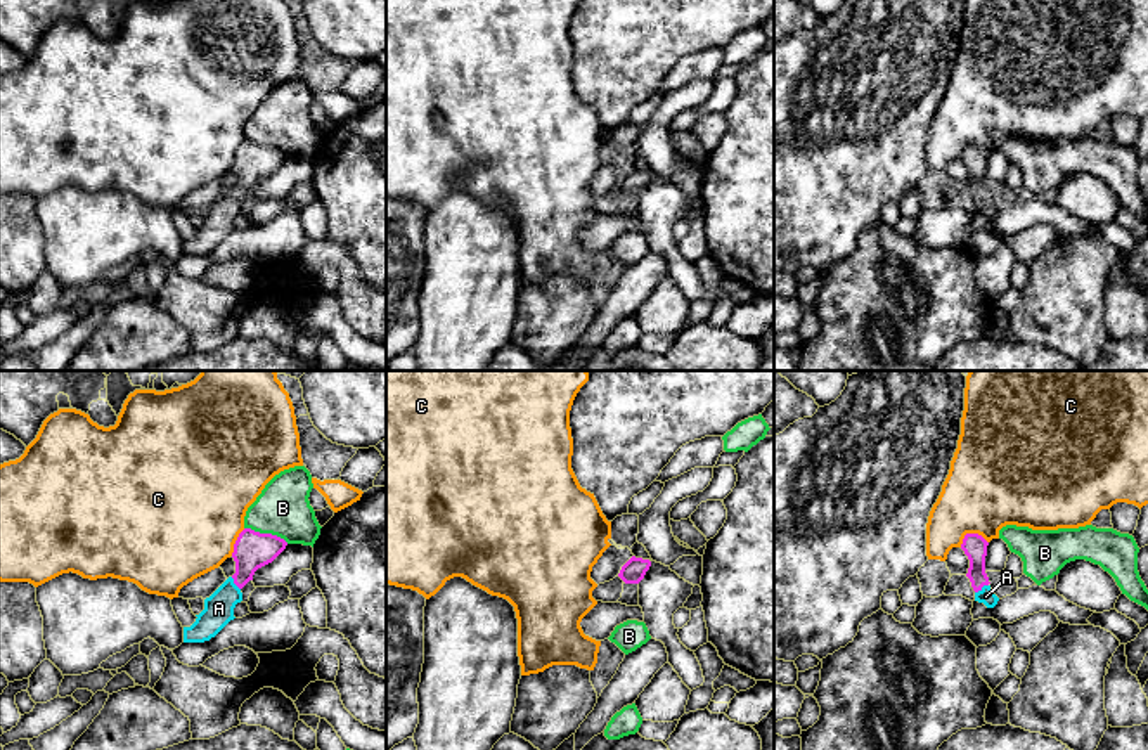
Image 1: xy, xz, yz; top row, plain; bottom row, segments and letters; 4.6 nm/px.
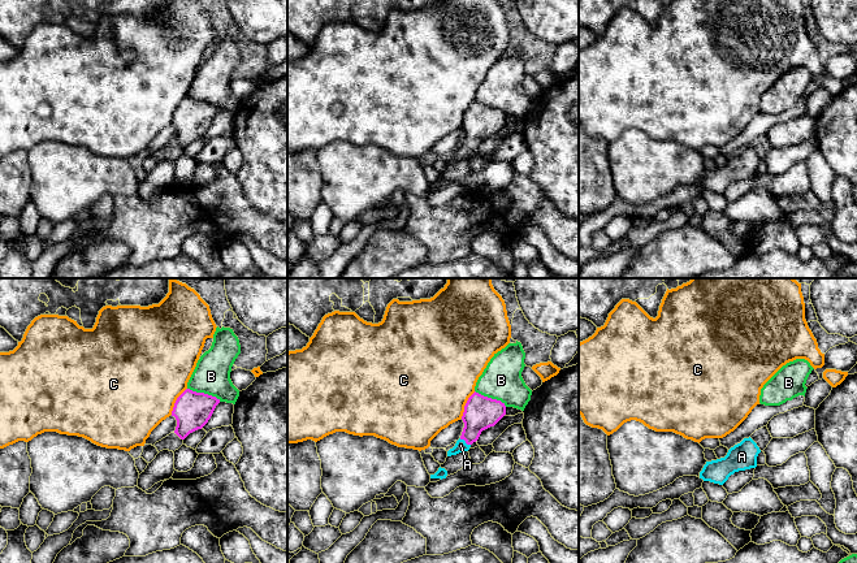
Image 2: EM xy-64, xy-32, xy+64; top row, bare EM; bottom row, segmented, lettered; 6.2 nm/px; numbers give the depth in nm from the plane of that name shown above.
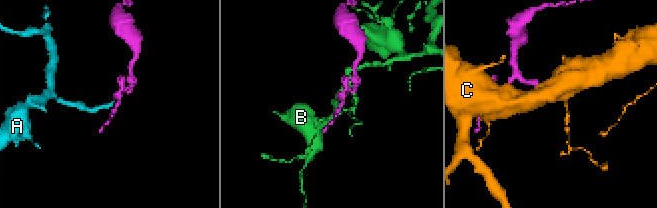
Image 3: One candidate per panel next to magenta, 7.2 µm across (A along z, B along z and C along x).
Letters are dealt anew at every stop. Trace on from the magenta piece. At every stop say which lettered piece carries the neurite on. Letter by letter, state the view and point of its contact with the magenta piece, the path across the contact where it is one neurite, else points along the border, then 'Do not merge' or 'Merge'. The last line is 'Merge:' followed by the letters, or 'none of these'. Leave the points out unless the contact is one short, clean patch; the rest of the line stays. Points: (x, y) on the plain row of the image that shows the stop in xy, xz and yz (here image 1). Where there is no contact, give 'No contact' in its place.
A: Touches magenta at yz (980, 200). Path across: yz (975, 158), (980, 200), (986, 208). Merge
B: Touches magenta at xy (267, 146). Do not merge
C: Touches magenta at yz (970, 146). Do not merge
Merge: A

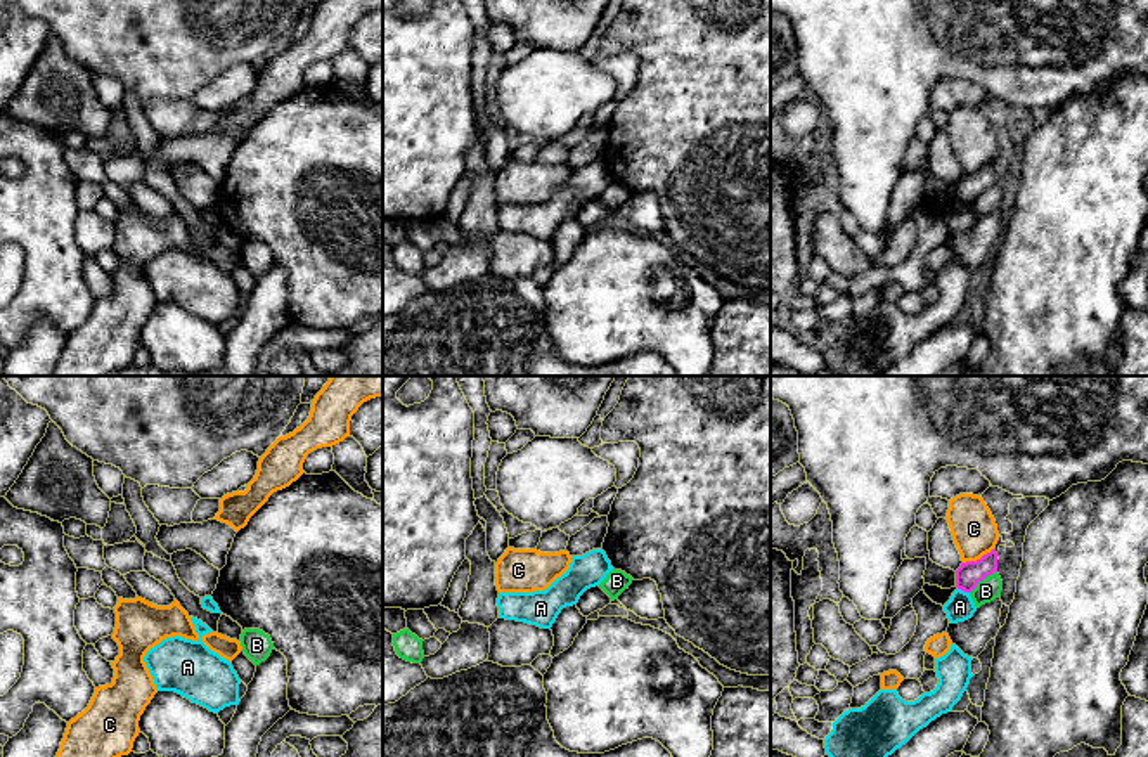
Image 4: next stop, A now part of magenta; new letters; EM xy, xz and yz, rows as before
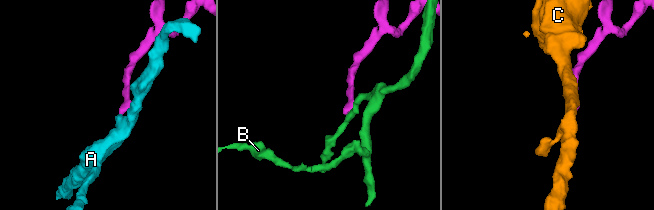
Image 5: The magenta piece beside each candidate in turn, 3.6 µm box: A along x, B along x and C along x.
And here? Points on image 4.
A: Touches magenta at yz (963, 201). Boundary: yz (958, 200), (968, 205). Do not merge
B: Touches magenta at yz (982, 191). Boundary: yz (996, 182), (986, 187), (970, 205). Do not merge
C: Touches magenta at yz (977, 172). Do not merge
Merge: none of these

